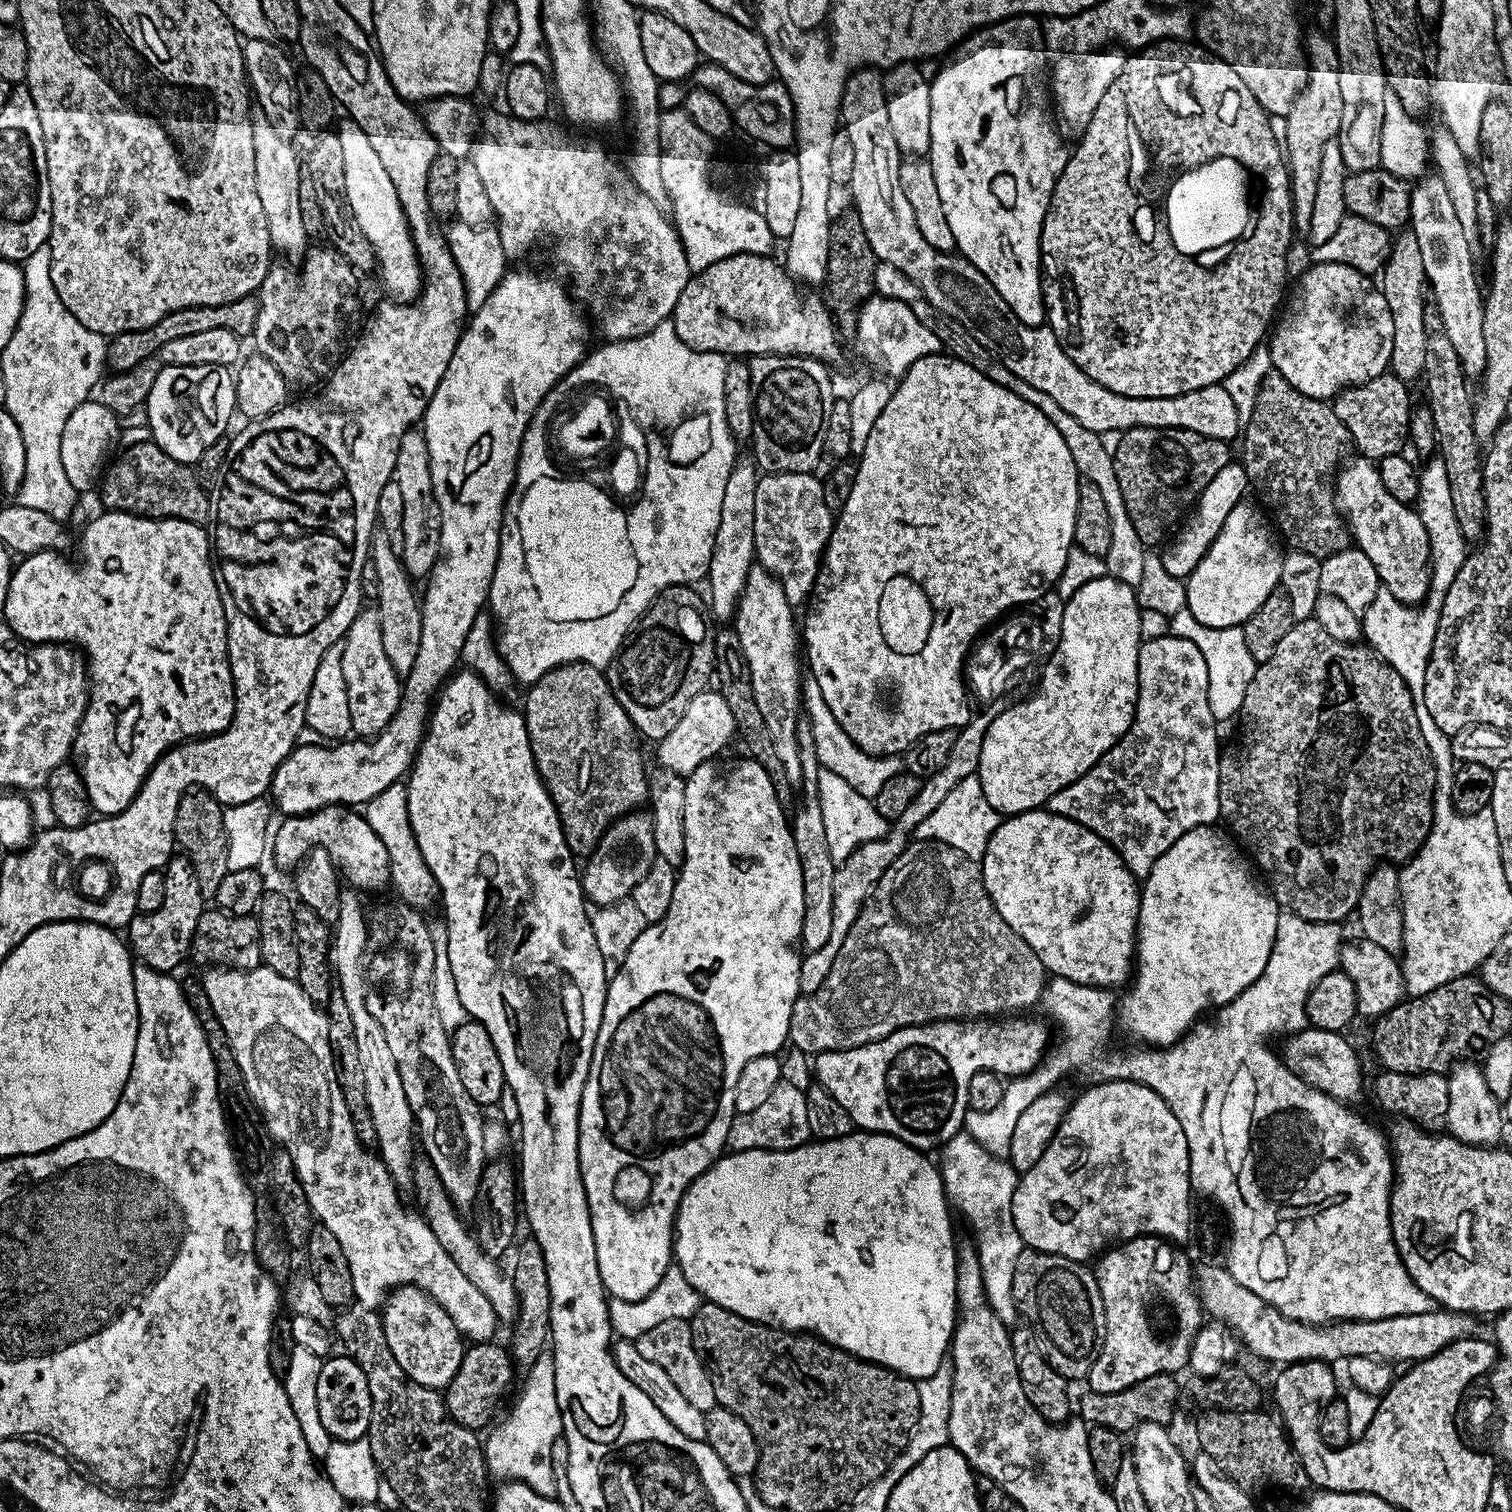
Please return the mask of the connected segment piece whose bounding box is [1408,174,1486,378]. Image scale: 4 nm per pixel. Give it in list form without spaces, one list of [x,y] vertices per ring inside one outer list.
[[[1428,174],[1412,188],[1412,205],[1408,211],[1410,217],[1410,229],[1418,238],[1418,245],[1422,252],[1422,261],[1427,276],[1427,287],[1432,288],[1434,297],[1438,300],[1438,311],[1442,316],[1443,325],[1446,328],[1447,337],[1458,354],[1462,370],[1468,378],[1479,377],[1486,366],[1486,334],[1482,334],[1482,322],[1484,321],[1484,302],[1482,284],[1476,281],[1476,264],[1472,261],[1474,246],[1466,242],[1466,233],[1458,223],[1458,217],[1450,202],[1450,190],[1446,190],[1446,182],[1440,175]]]

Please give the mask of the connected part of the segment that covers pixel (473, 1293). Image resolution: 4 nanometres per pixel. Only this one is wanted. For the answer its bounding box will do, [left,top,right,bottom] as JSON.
[202,968,498,1342]

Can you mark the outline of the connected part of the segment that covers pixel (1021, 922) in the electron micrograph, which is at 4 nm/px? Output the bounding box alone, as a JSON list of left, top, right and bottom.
[980,808,1142,990]

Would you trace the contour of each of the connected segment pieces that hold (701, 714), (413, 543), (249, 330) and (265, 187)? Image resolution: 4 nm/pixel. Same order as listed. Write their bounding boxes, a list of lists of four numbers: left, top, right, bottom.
[[658,690,735,778],[392,430,442,578],[106,295,260,372],[251,110,310,266]]

